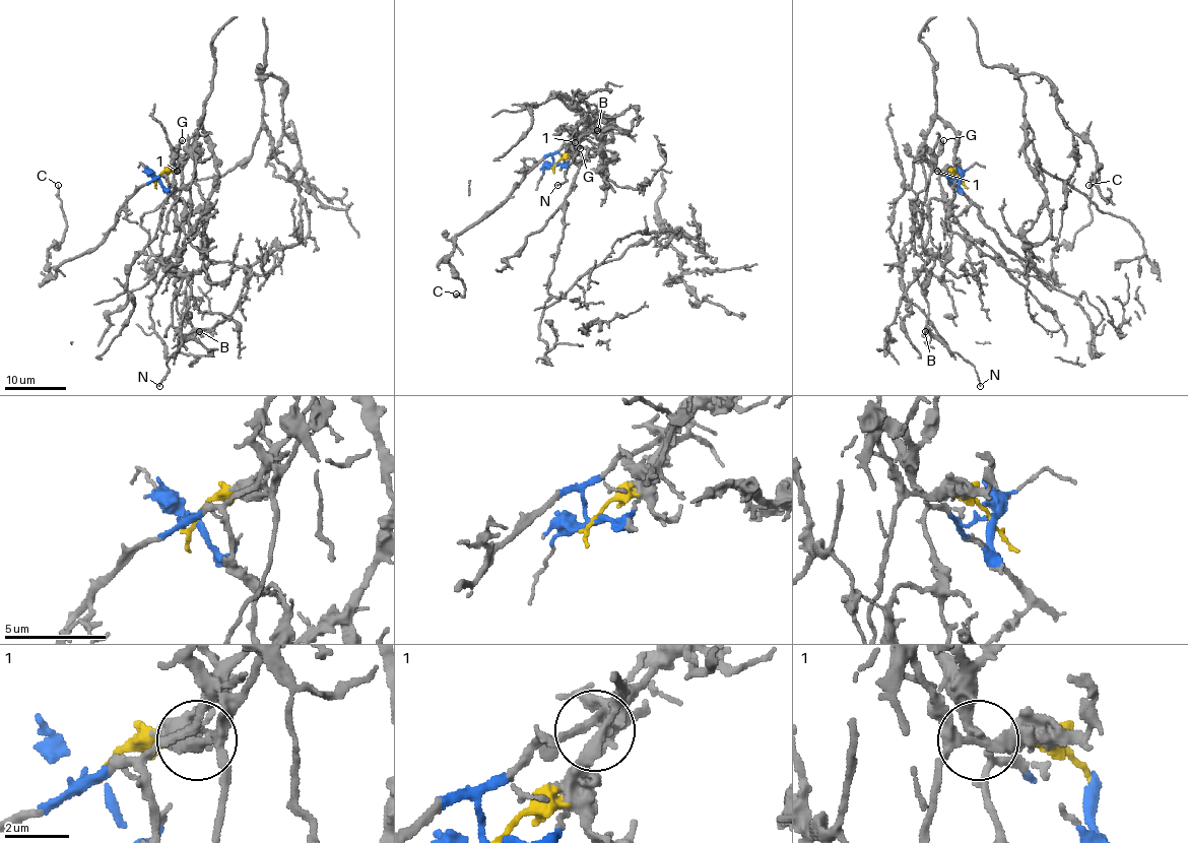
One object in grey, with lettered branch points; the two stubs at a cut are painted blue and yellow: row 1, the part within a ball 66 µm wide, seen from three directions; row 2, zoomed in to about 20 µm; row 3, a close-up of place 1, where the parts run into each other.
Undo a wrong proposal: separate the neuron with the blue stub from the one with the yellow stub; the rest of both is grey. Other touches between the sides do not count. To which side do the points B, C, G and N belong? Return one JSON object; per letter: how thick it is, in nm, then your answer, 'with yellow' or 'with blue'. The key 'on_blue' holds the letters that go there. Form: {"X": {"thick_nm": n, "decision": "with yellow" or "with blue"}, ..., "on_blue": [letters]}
{"B": {"thick_nm": 130, "decision": "with yellow"}, "C": {"thick_nm": 120, "decision": "with blue"}, "G": {"thick_nm": 200, "decision": "with blue"}, "N": {"thick_nm": 110, "decision": "with yellow"}, "on_blue": ["C", "G"]}

